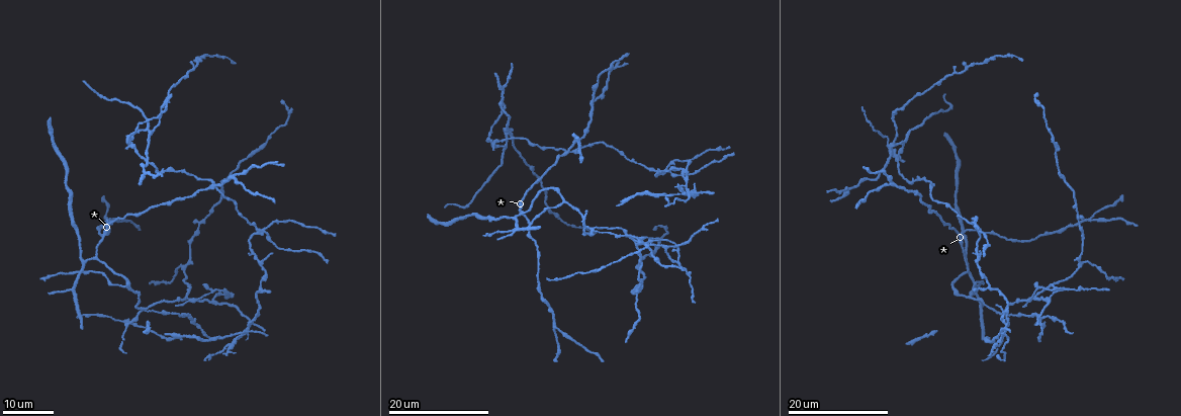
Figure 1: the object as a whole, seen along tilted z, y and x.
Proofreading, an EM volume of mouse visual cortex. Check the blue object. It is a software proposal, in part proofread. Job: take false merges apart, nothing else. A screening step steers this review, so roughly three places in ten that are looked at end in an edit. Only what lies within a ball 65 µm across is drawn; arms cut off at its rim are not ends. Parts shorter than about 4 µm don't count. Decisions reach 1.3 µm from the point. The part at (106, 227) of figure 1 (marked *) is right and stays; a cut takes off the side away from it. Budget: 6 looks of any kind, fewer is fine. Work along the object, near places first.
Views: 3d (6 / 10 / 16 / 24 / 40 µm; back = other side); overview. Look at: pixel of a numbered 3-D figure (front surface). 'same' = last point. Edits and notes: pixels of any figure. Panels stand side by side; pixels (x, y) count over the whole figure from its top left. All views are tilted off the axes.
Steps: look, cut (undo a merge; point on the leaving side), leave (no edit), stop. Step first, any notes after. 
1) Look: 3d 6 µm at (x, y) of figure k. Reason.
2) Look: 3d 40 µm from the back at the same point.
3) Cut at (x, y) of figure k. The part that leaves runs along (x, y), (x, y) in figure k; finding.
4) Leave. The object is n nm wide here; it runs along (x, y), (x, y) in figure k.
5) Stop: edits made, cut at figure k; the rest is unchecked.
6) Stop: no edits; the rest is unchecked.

Look: 3d 16 µm at (255, 232) of figure 1.

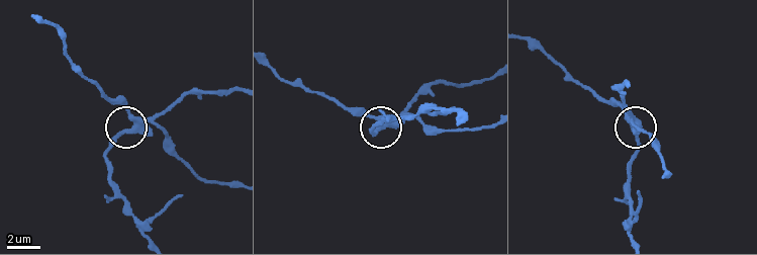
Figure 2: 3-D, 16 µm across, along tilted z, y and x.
Look: 3d 10 µm at (386, 126) of figure 2.

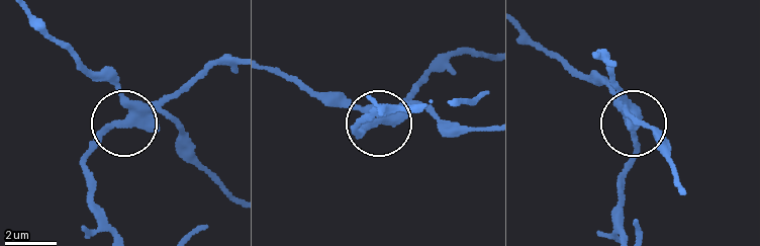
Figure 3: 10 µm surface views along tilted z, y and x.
Cut at (178, 91) of figure 3. The part that leaves runs along (144, 109), (111, 130), (86, 162), (93, 207), (111, 233) in figure 3; two neurons meet here.

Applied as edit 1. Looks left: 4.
Look: 3d 16 µm at (591, 230) of figure 1. Thin arm on a thick one.

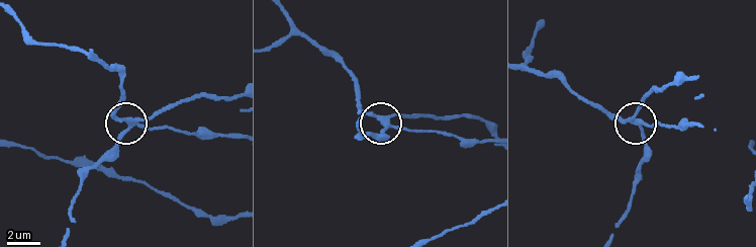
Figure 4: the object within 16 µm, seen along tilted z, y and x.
Look: 3d 6 µm at (386, 122) of figure 4.

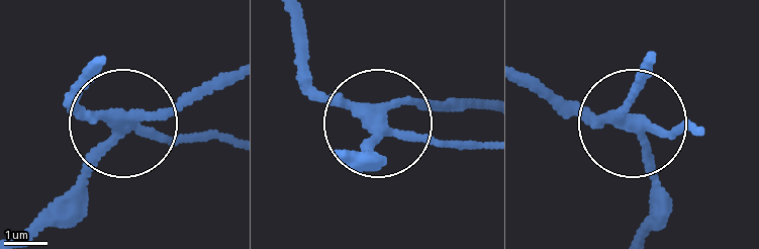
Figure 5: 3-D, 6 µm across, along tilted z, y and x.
Leave. The object is 270 nm wide here; it runs along (292, 17), (301, 70), (316, 87), (384, 128), (478, 148) in figure 5; all the same neuron.

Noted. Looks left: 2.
Look: 3d 16 µm at (152, 132) of figure 1. Side arm on a straight run.

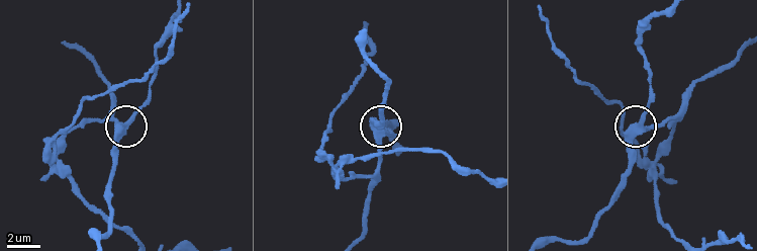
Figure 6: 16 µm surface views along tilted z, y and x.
Look: 3d 6 µm at (130, 122) of figure 6. Zoom in.

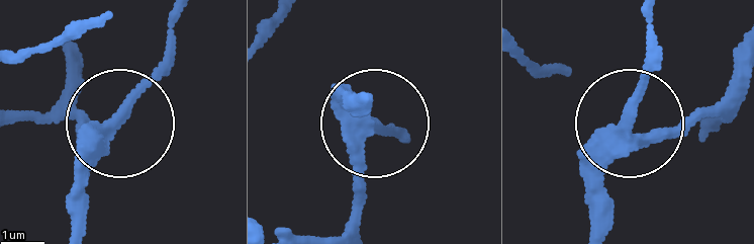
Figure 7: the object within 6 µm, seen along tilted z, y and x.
Leave. It runs along (9, 122), (118, 123), (88, 172), (82, 226) in figure 7; continuous, no second neuron.

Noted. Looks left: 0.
Stop: edits made, cut at figure 3; the rest is unchecked.

